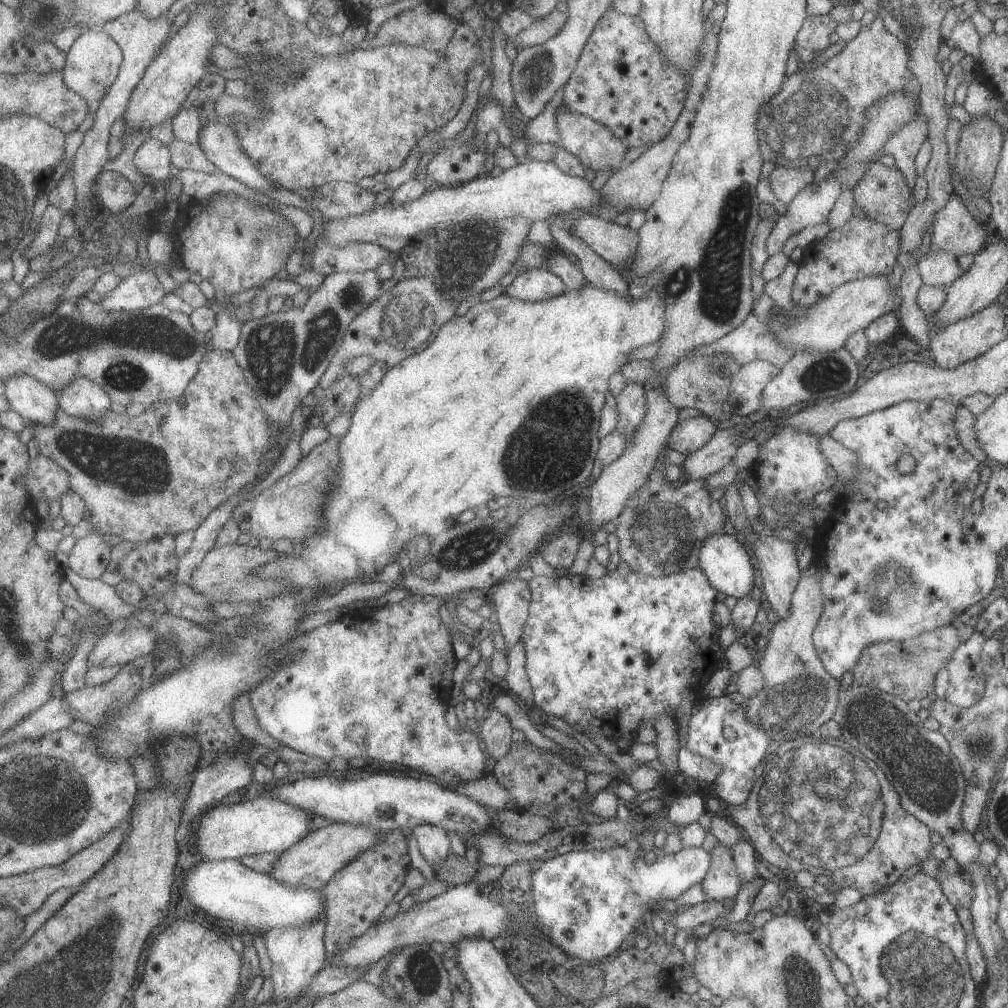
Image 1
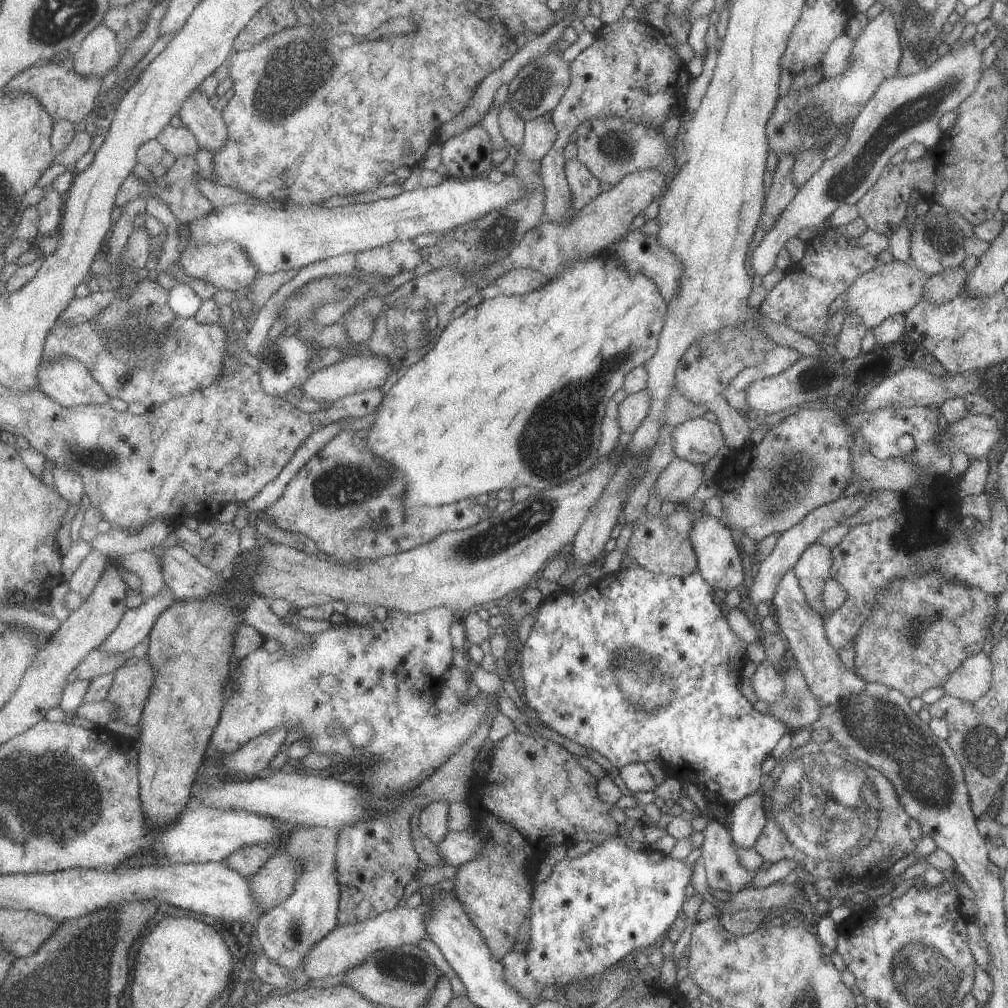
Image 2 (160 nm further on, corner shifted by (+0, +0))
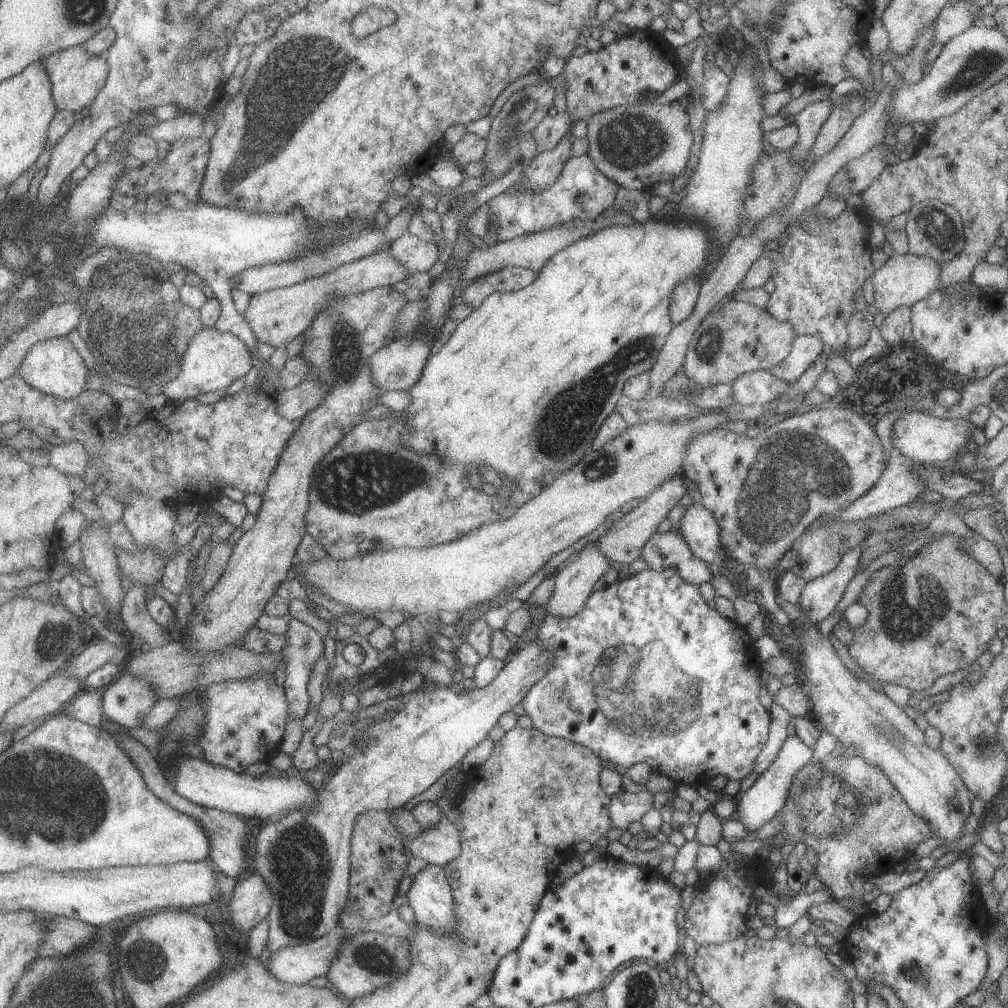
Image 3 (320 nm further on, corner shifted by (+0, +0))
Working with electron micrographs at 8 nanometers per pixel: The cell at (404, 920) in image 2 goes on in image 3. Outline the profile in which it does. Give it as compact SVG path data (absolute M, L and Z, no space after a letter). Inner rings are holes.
M335 928L329 934L314 941L270 952L266 969L279 982L290 985L305 984L311 978L323 976L329 972L329 966L338 953L338 948L352 934Z

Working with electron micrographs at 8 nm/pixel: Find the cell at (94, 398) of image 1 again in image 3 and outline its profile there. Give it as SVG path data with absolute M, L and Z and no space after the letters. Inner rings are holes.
M65 335L35 344L25 357L19 375L44 393L69 400L84 392L87 381L90 380L90 368L85 364L83 356L77 352L75 344Z

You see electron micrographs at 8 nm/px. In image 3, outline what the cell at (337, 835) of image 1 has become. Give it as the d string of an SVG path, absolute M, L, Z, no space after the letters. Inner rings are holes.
M249 872L237 881L233 898L228 903L231 908L230 923L242 934L259 926L271 912L271 887L263 875Z

